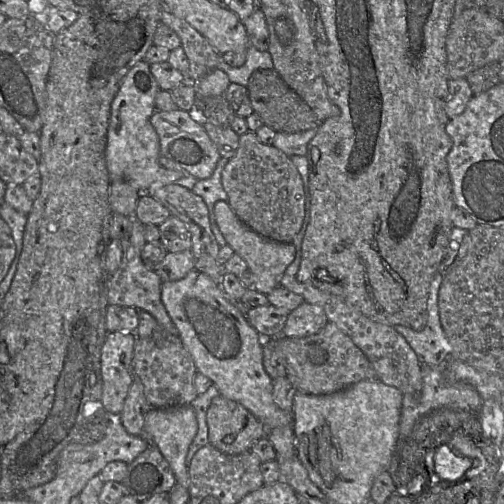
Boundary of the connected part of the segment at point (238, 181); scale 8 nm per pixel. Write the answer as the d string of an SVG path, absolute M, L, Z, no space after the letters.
M254 132L239 136L235 154L221 174L227 202L236 216L261 237L291 243L305 218L305 193L301 175L290 158L273 145L259 141Z

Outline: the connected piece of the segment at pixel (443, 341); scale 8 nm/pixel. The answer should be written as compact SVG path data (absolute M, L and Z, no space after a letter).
M437 272L431 282L427 300L428 318L422 330L415 331L402 325L393 326L415 351L421 364L444 365L452 357L452 347L439 316L438 295L443 277Z

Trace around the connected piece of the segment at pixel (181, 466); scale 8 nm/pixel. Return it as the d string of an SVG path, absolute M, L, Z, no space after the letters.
M190 405L173 408L152 409L145 417L144 432L154 441L164 458L169 463L176 482L188 489L189 472L187 454L189 447L198 431L198 422L195 410Z

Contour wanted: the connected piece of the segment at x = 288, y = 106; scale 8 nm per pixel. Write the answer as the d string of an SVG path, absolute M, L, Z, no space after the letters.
M274 68L253 71L246 88L254 113L275 132L298 133L317 129L321 123L312 109L284 82Z

